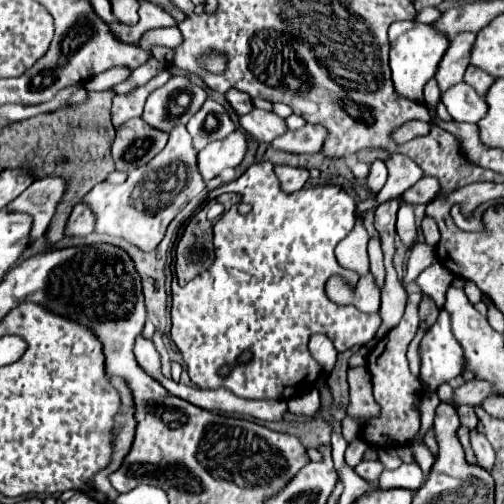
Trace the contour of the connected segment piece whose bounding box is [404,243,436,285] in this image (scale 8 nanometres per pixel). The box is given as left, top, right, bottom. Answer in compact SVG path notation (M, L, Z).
M416 243L412 249L412 255L406 263L406 277L404 277L404 285L412 283L420 271L424 271L426 267L430 267L432 263L436 263L436 251L430 245L424 243Z

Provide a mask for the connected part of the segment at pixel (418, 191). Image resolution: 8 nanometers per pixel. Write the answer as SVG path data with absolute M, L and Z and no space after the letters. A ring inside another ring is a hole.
M422 177L418 183L414 183L410 189L404 191L402 201L410 203L410 205L418 205L418 203L430 203L436 197L436 191L440 191L438 183L434 181L434 177Z

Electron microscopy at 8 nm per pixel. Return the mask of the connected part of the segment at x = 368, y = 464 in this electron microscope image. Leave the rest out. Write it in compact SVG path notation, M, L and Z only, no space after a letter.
M360 461L360 463L354 467L354 471L356 471L362 479L366 479L368 483L374 483L374 481L380 477L380 473L384 471L384 467L382 467L380 461Z

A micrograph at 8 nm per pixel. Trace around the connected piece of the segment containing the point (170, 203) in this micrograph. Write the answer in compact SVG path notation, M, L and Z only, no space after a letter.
M176 127L176 131L170 133L166 147L148 165L130 171L128 179L122 185L96 185L84 195L82 203L86 203L96 217L96 229L93 233L126 239L140 251L150 253L164 239L170 221L188 205L190 199L204 191L204 187L206 183L196 171L196 151L192 147L190 135L186 127Z

